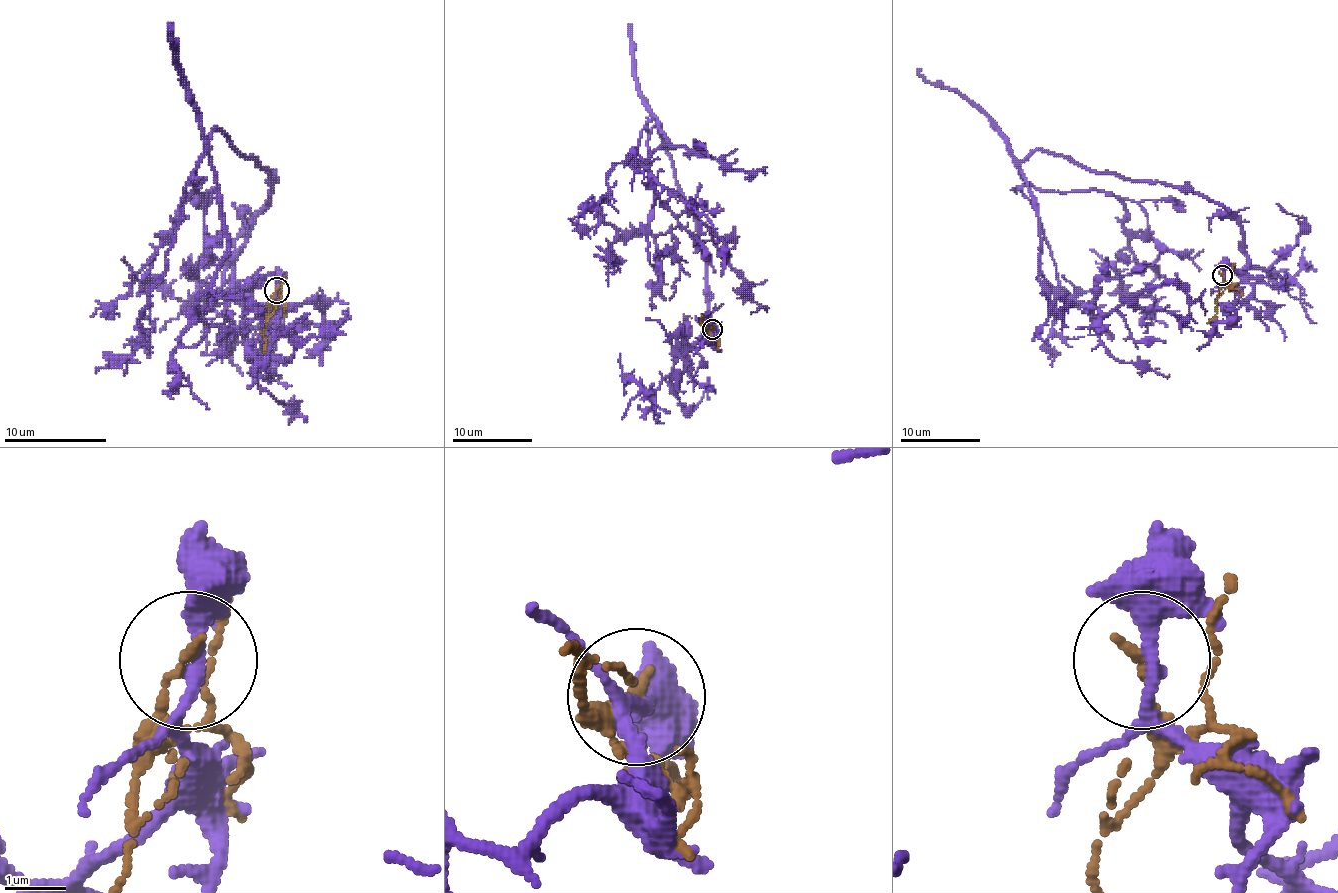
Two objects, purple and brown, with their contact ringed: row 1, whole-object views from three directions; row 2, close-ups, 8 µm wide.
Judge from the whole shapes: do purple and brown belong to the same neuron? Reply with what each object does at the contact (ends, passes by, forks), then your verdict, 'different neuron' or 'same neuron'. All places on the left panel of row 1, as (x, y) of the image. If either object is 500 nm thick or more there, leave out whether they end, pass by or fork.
purple passes by | brown ends | different neuron

